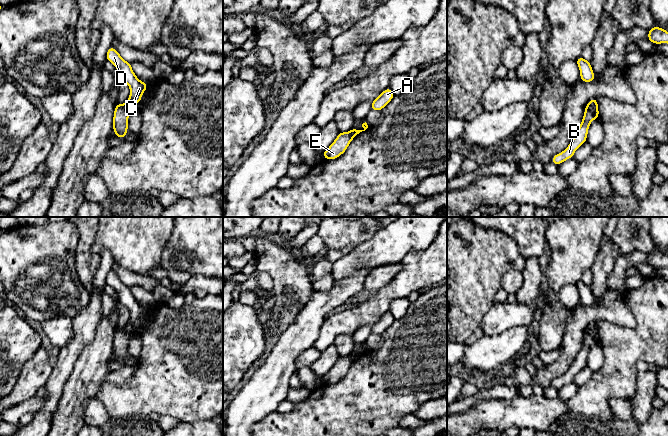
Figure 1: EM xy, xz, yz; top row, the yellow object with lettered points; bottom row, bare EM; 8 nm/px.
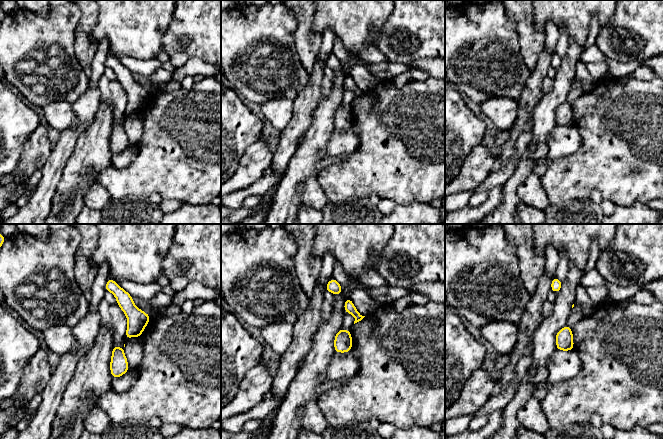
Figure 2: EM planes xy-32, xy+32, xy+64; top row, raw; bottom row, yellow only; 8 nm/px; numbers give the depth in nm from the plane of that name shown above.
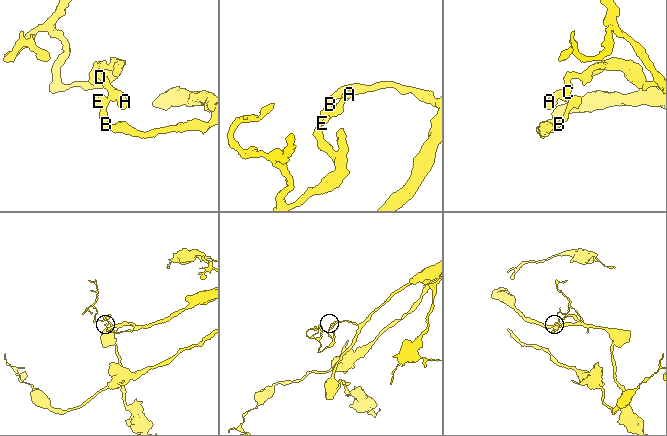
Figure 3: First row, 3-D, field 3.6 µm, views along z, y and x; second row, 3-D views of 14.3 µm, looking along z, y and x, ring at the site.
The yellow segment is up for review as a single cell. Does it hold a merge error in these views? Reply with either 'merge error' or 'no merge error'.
merge error

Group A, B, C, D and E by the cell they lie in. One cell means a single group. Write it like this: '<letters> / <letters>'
A C D / B E

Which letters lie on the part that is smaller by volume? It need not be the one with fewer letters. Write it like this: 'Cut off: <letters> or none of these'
Cut off: A, C, D

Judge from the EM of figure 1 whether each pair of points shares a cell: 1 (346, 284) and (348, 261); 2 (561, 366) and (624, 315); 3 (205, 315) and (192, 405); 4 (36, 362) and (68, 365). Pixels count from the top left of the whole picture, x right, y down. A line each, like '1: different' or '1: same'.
1: different
2: same
3: same
4: different

